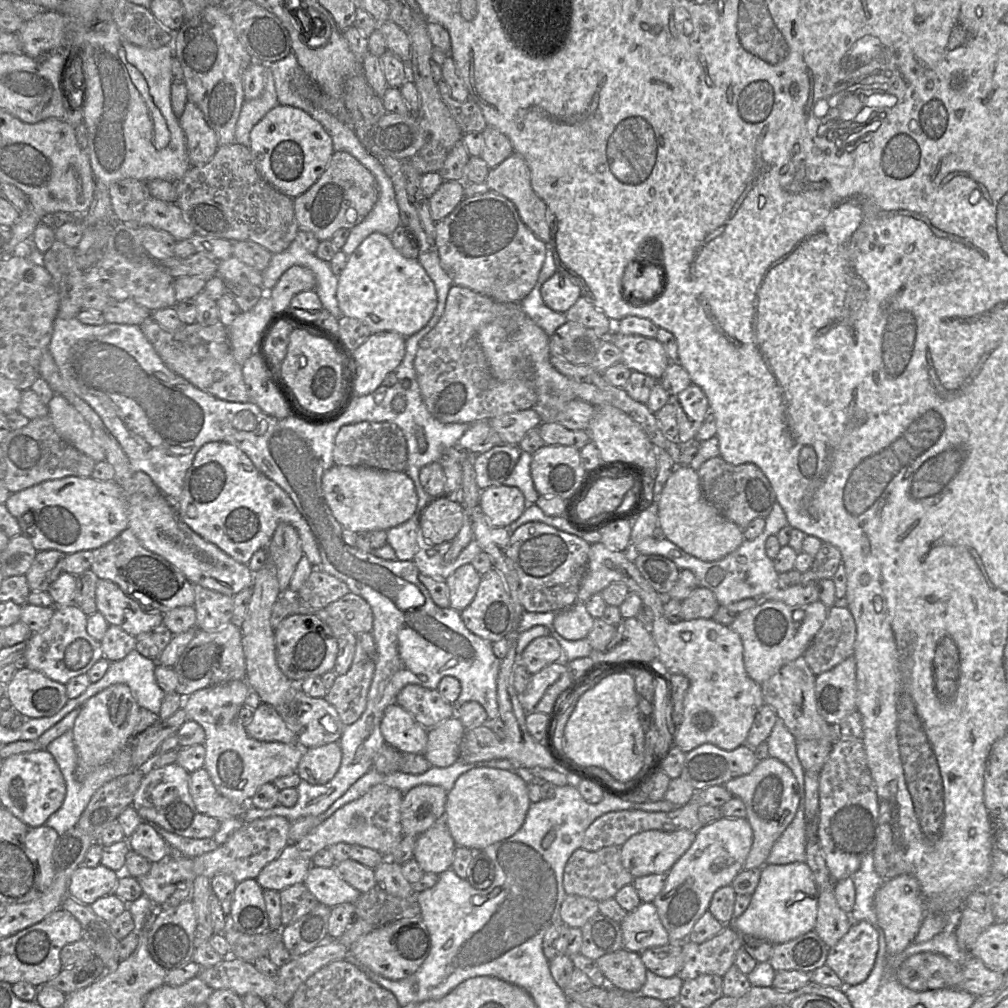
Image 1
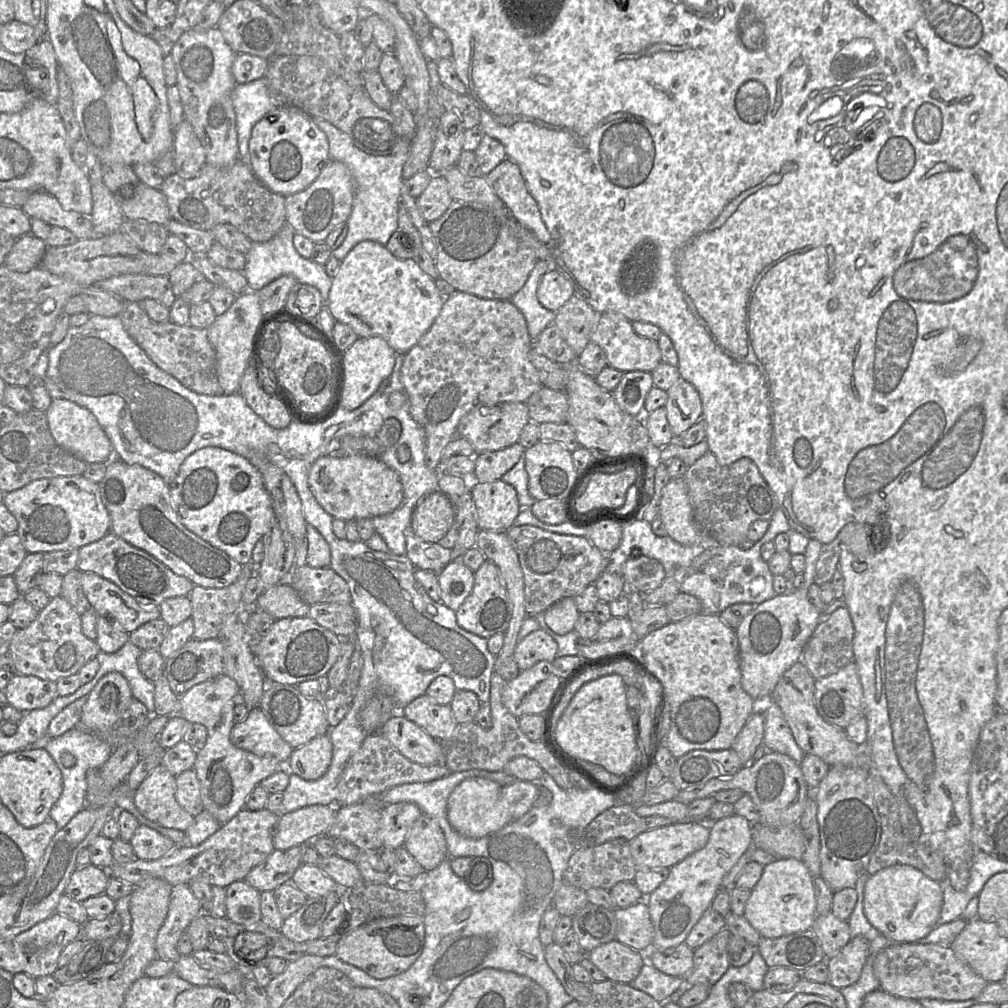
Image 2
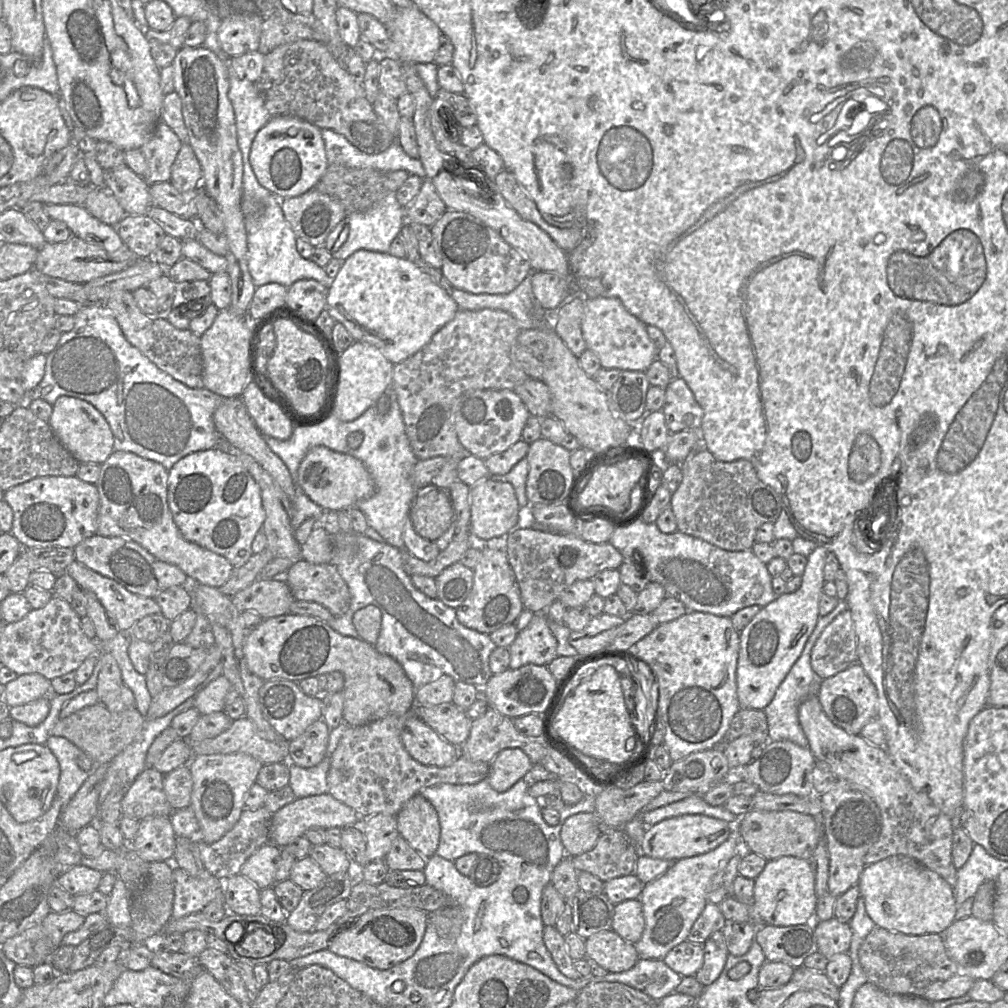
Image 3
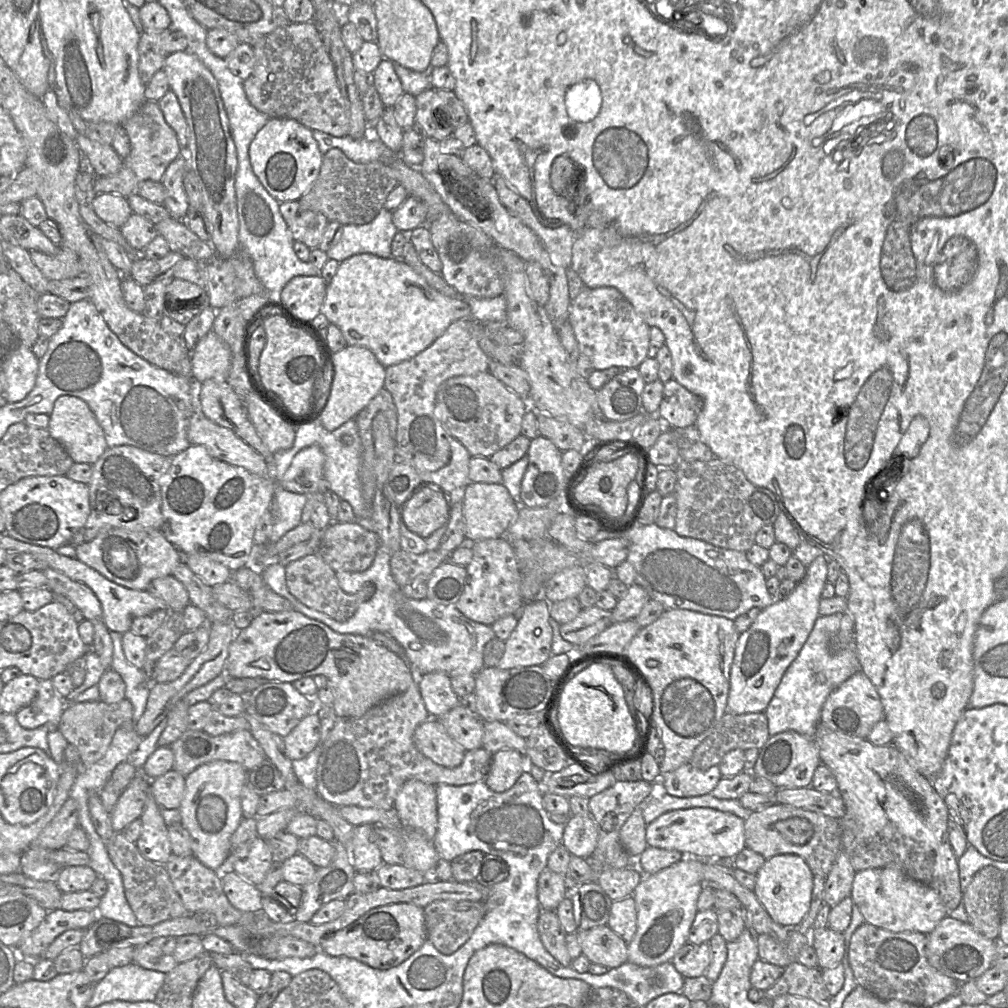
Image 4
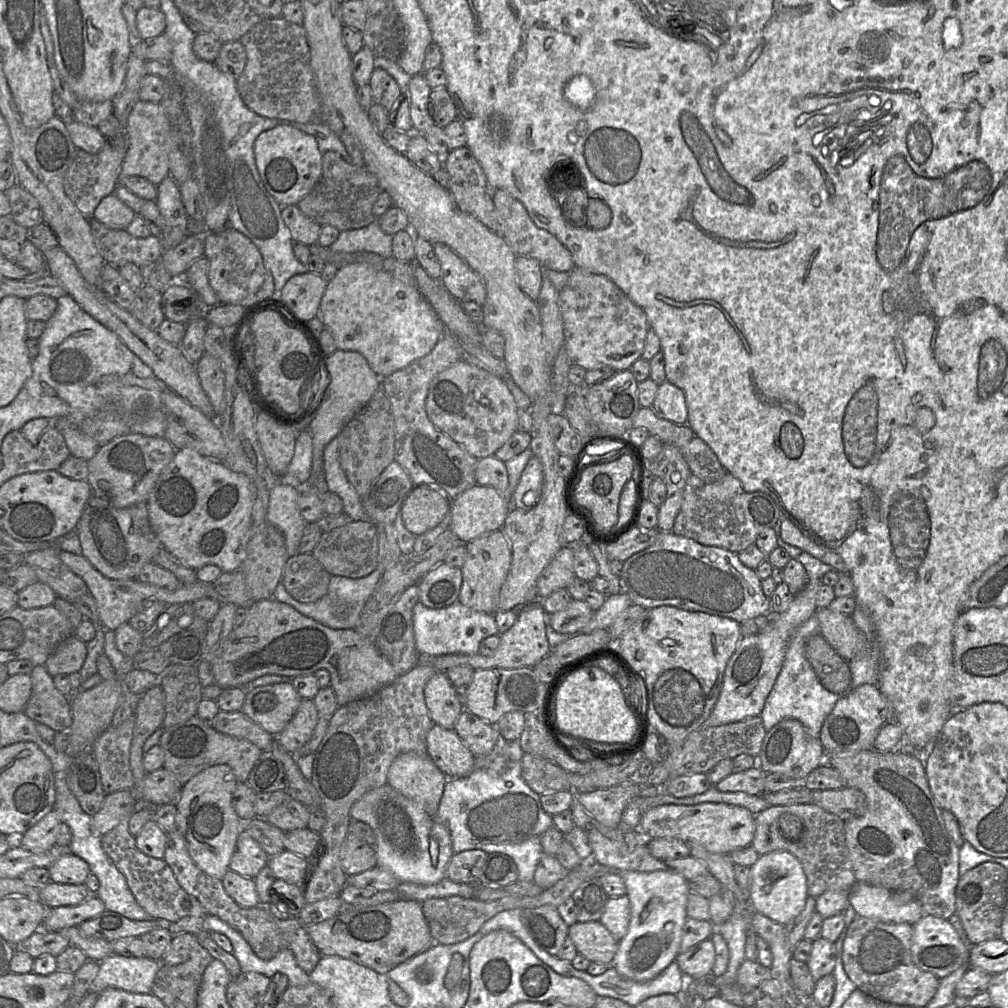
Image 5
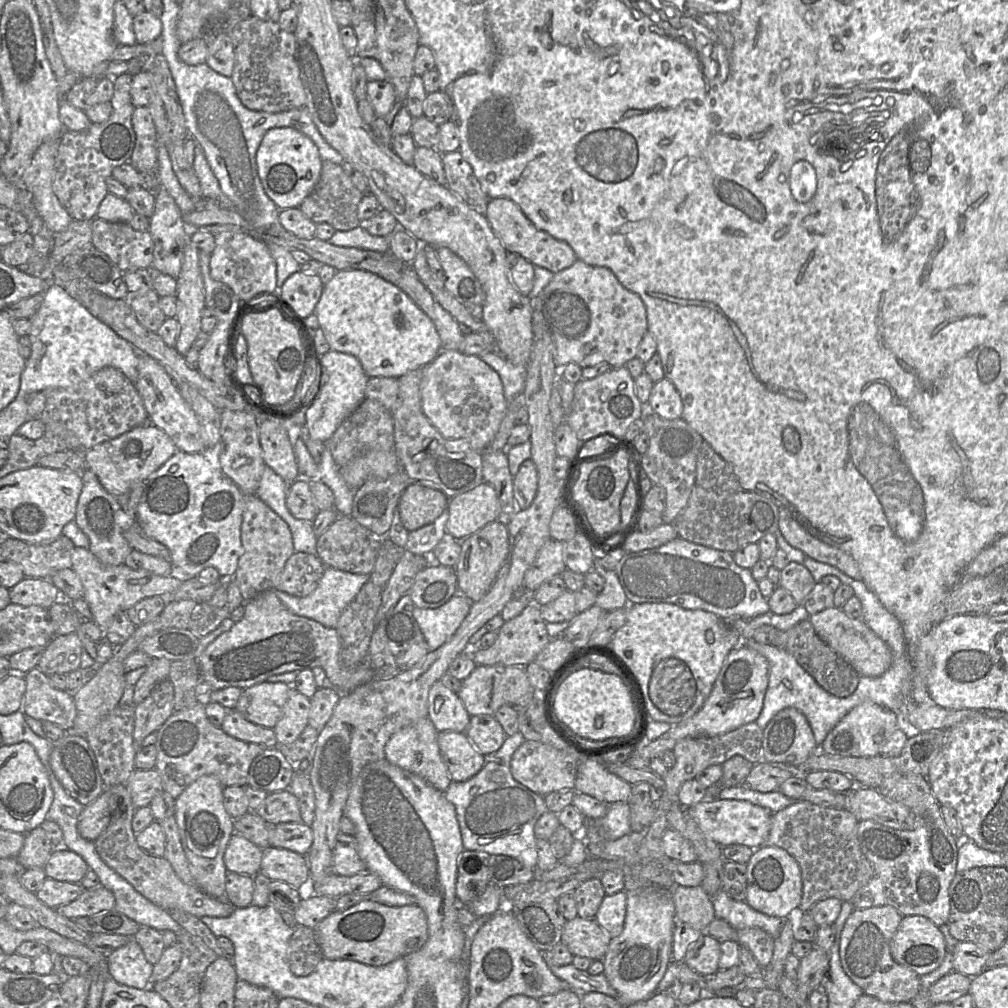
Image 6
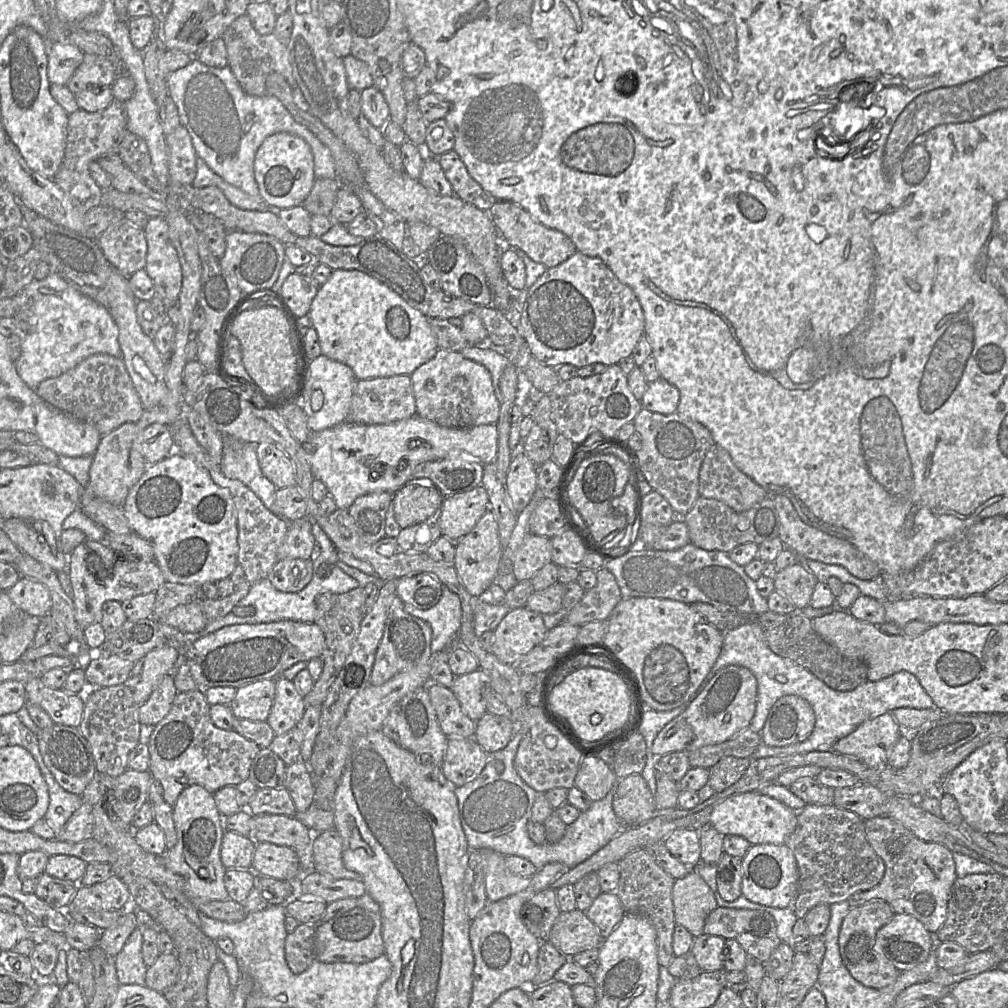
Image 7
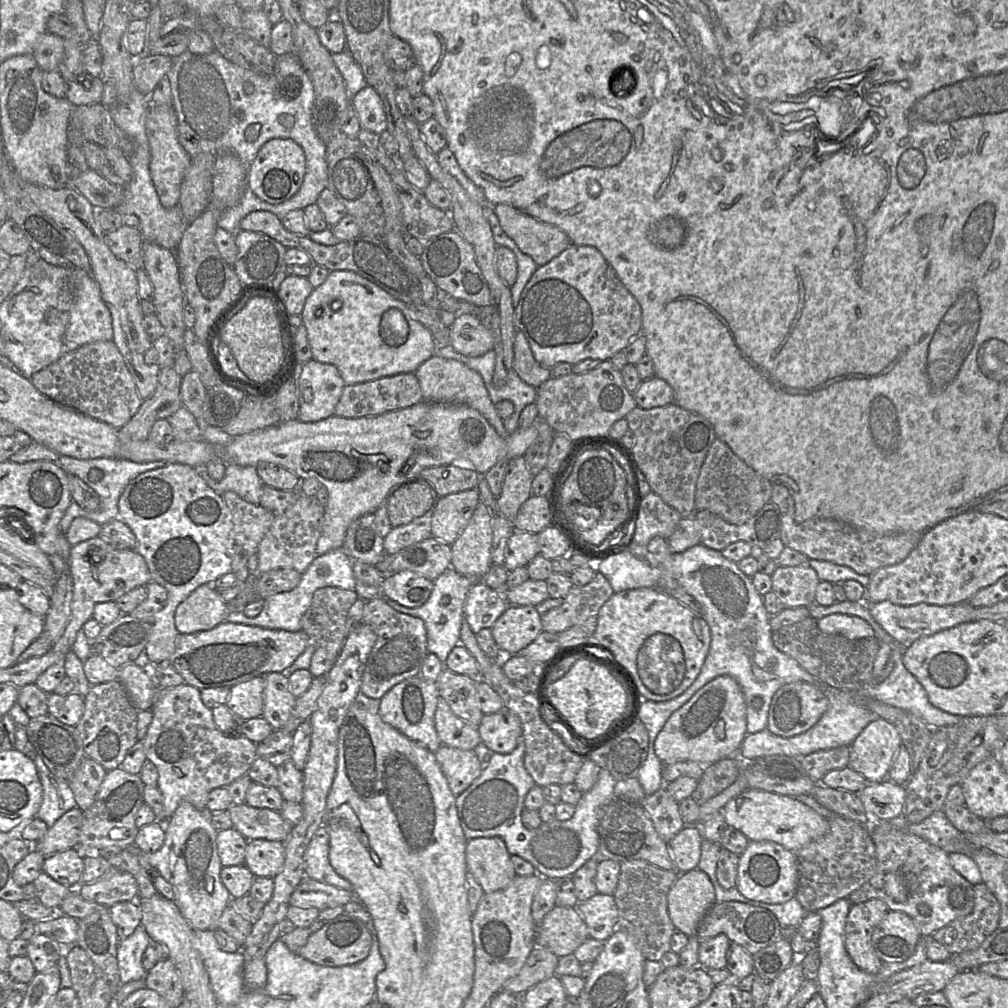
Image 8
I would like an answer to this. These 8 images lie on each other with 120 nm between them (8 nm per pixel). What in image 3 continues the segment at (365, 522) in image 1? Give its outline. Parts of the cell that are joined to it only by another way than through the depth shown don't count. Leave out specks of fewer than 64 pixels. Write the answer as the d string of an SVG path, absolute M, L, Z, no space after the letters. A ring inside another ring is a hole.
M316 446L306 454L298 468L298 484L303 492L322 509L336 512L355 506L359 500L368 498L375 492L373 479L359 459L324 446Z

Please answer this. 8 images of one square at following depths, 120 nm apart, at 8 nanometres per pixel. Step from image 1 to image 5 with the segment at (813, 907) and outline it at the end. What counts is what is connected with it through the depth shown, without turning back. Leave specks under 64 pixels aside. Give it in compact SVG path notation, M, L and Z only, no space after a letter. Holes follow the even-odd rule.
M788 851L760 855L751 869L750 903L757 911L783 926L791 923L804 909L807 879L800 861Z

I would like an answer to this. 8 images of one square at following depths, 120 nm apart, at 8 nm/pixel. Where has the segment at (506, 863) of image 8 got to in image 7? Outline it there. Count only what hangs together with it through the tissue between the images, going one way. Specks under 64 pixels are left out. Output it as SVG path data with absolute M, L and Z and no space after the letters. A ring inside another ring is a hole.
M491 849L478 850L482 853L485 887L488 901L495 902L526 889L531 877L513 874L505 865L504 856Z

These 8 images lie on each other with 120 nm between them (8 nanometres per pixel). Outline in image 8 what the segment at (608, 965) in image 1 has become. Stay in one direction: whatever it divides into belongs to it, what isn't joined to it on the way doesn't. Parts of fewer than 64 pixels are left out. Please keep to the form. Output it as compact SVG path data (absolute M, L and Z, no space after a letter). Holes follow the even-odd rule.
M555 905L536 927L536 945L559 958L574 953L588 938L587 925L576 907Z

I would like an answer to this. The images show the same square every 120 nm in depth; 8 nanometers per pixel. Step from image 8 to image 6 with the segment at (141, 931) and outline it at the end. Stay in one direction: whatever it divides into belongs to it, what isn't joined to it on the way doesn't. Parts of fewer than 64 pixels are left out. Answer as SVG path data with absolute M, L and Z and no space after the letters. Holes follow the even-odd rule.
M134 938L108 955L106 960L108 972L117 983L137 989L151 986L154 965L147 961L141 946Z

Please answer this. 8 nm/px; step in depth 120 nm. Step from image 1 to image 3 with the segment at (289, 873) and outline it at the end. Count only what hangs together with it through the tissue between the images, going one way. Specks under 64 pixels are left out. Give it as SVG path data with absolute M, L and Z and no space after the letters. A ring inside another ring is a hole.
M266 843L253 853L243 864L240 874L251 881L259 890L274 886L275 875L281 858L282 848Z

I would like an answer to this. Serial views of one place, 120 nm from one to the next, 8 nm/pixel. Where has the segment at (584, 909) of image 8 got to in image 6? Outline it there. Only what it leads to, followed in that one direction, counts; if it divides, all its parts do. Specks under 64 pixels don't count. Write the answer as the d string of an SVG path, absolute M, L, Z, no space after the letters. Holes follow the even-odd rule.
M619 891L613 895L605 895L595 915L594 919L611 938L618 937L623 931L626 900L625 891Z

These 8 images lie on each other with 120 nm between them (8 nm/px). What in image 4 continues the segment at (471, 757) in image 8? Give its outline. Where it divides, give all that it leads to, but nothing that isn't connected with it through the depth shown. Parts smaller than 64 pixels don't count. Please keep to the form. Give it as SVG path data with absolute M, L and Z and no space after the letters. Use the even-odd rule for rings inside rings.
M435 718L421 723L414 731L413 740L424 756L441 766L454 768L464 759L465 750L447 734Z

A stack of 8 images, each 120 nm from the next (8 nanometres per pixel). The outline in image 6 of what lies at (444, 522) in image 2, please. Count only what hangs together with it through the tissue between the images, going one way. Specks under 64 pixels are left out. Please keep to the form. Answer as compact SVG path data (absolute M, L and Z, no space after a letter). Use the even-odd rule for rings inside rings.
M410 482L398 502L403 526L410 532L432 523L447 511L449 500L440 490Z

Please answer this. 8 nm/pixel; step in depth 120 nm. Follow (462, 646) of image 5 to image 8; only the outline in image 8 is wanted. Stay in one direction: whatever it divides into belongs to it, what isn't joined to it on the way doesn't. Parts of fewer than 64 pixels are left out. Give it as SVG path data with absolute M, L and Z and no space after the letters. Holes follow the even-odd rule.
M452 567L445 570L433 582L434 587L428 600L420 607L406 607L382 594L377 598L384 598L393 609L419 617L423 620L427 632L427 650L435 654L442 663L445 663L450 651L460 643L460 630L464 619L464 603L467 592L472 584L480 579L468 577L456 572Z

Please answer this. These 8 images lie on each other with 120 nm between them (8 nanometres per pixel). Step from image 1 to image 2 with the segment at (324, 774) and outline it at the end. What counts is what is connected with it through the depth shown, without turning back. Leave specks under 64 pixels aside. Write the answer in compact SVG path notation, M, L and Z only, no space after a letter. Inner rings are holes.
M329 733L319 735L292 751L287 770L305 780L316 780L328 771L332 756L333 744Z

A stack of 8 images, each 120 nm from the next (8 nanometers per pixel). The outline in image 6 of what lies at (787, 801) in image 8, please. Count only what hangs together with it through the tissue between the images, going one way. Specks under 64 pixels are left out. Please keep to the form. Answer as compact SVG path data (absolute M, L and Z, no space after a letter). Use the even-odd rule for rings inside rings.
M704 799L688 808L700 830L721 847L744 845L752 849L764 846L771 828L772 813L744 800Z

